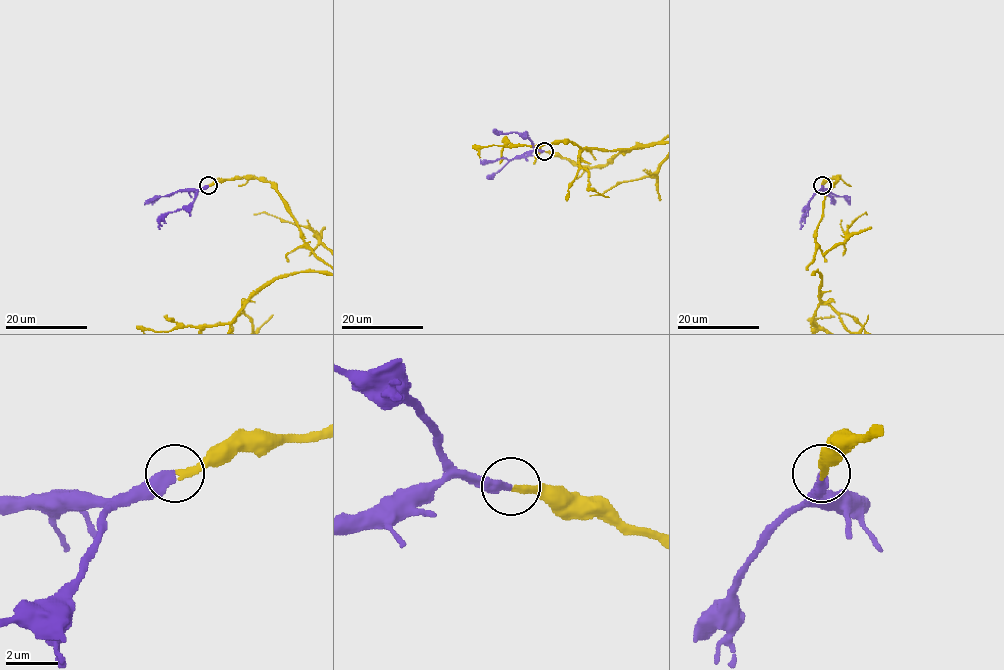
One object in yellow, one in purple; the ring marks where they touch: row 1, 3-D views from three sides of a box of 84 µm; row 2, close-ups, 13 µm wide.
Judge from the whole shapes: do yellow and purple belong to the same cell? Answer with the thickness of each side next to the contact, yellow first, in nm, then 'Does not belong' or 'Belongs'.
Thickness 280 nm (yellow) against 400 nm. Belongs

